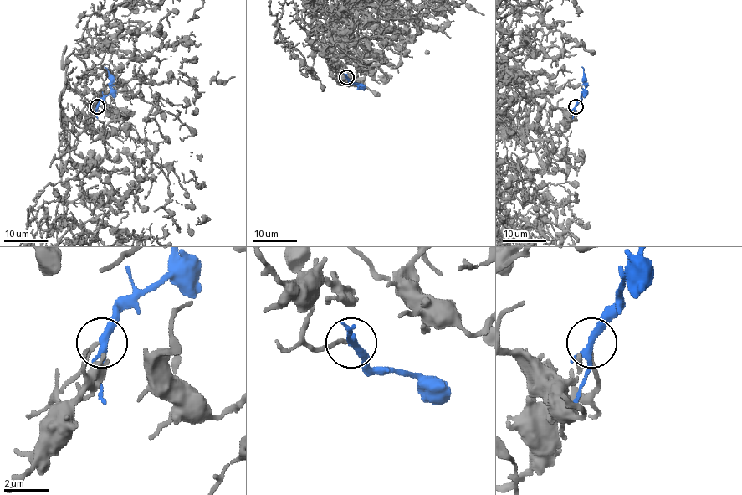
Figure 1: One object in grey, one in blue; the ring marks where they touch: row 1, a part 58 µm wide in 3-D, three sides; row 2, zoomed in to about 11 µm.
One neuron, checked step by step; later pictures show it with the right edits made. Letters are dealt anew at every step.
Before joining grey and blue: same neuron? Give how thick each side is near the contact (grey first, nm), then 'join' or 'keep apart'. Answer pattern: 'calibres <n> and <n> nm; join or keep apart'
calibres 170 and 320 nm; join

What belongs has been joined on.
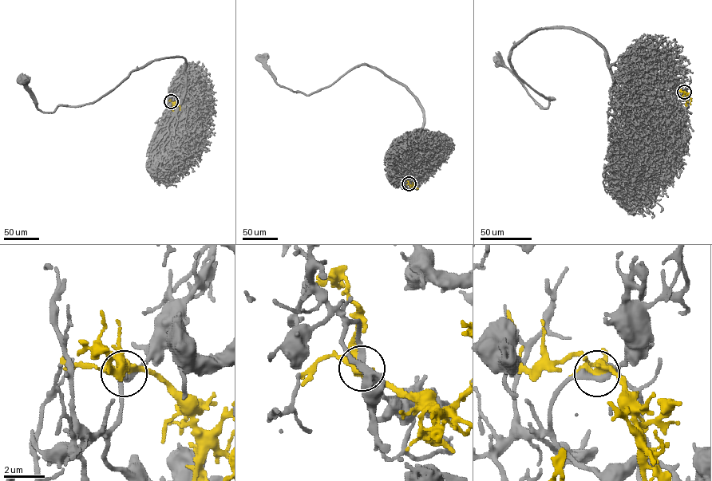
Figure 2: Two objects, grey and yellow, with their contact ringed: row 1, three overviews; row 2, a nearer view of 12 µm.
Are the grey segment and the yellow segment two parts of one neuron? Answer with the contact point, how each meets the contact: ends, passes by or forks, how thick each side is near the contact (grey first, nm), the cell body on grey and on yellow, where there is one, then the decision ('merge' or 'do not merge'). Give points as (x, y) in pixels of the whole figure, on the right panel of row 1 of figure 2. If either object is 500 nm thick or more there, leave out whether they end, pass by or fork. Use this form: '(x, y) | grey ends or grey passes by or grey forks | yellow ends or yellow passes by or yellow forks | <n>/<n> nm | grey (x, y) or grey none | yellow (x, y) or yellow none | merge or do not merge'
(684, 92) | grey passes by | yellow forks | 280/360 nm | grey (499, 61) | yellow none | do not merge

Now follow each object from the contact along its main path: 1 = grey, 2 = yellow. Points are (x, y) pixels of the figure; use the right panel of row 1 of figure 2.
1: (684, 92), (609, 67), (567, 28), (510, 56), (546, 108), (498, 61)
2: (684, 92), (691, 99), (690, 104)

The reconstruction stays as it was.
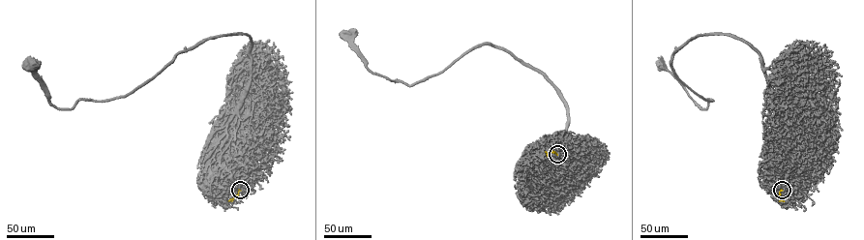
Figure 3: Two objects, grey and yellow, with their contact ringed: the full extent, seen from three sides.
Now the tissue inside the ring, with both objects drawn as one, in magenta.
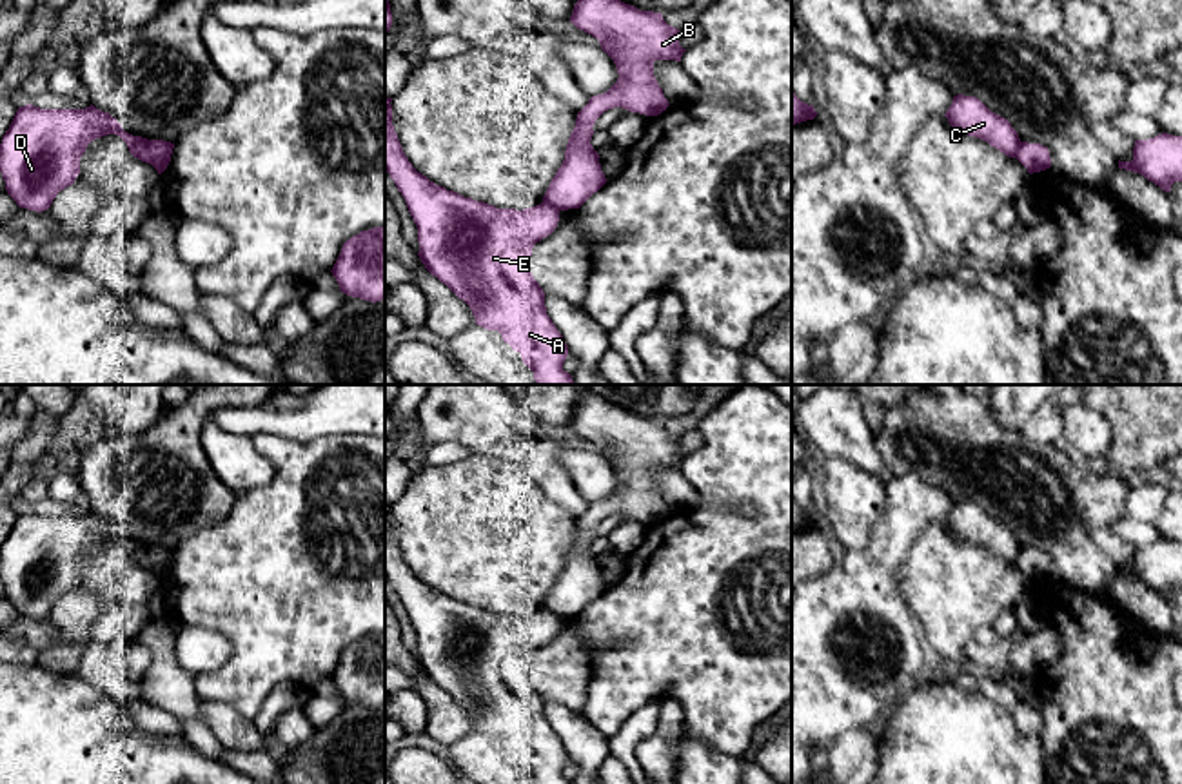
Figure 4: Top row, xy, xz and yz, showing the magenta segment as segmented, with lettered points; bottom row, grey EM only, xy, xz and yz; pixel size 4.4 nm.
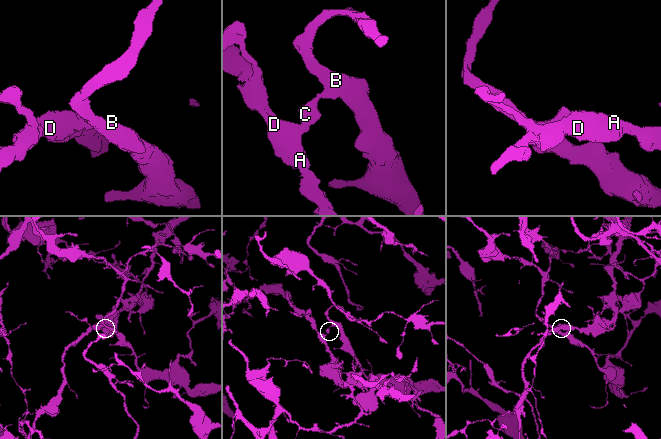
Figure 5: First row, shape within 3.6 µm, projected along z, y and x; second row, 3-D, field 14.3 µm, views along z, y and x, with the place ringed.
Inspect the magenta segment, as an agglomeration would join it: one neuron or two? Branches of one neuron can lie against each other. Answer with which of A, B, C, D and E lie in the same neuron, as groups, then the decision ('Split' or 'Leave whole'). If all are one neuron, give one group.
Groups: A D E / B C. Split

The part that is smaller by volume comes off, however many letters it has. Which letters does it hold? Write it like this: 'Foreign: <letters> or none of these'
Foreign: A, D, E

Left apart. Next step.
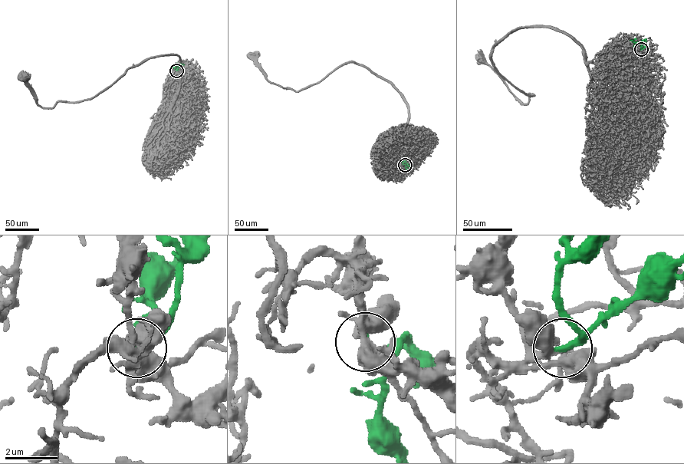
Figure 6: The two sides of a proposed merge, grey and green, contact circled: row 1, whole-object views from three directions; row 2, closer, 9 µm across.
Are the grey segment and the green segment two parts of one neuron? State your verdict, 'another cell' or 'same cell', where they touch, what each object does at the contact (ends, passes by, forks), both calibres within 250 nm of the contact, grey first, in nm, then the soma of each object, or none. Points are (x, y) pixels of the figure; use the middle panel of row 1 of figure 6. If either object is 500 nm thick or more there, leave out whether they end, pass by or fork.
same cell; place (405, 165); grey forks; green ends; calibres 360 and 320 nm; soma grey (251, 54); soma green none

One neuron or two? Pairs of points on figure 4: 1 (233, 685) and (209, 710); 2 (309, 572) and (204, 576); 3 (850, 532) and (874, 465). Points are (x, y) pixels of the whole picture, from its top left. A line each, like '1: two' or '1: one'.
1: two
2: one
3: two

